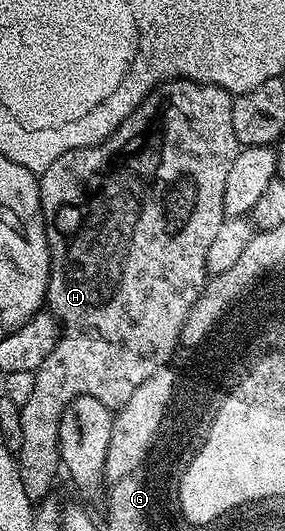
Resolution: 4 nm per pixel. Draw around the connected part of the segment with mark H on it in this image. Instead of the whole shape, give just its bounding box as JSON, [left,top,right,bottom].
[18,79,242,503]

